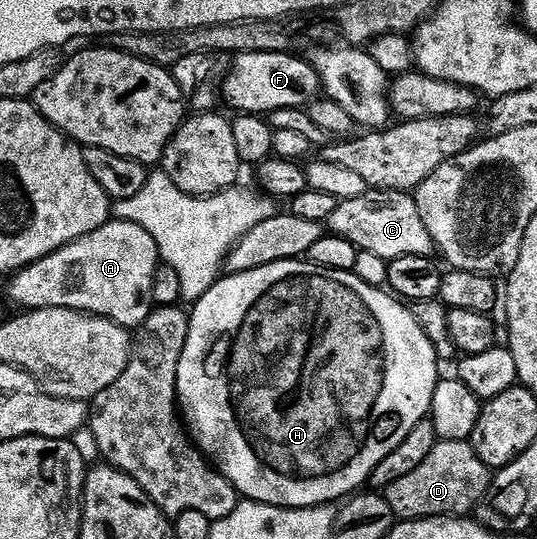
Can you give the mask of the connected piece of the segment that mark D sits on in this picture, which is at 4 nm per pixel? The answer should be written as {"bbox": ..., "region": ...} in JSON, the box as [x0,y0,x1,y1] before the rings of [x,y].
{"bbox":[384,440,492,521],"region":[[[438,440],[428,459],[408,475],[396,479],[384,491],[386,502],[392,507],[395,518],[419,521],[421,517],[466,517],[482,504],[489,490],[492,471],[476,455],[469,440]]]}

